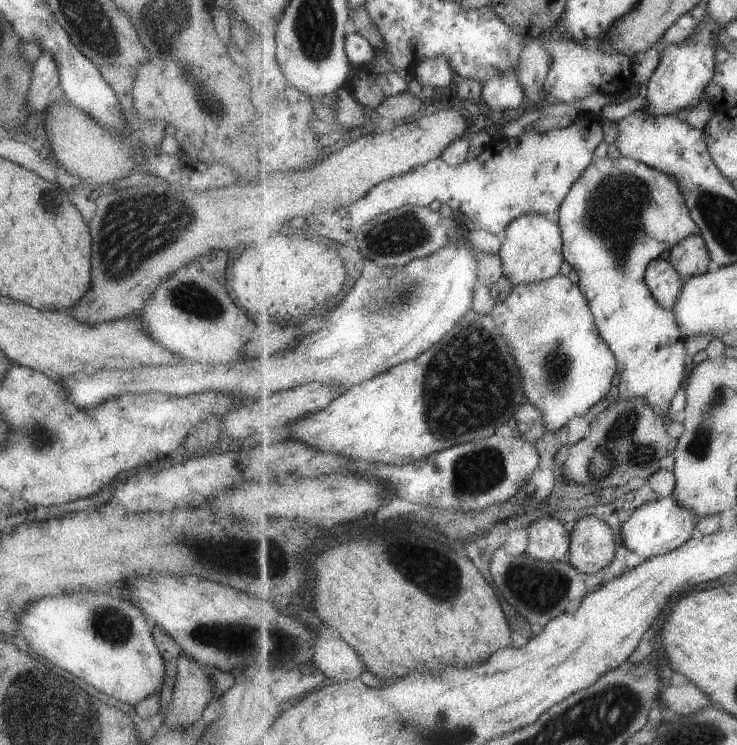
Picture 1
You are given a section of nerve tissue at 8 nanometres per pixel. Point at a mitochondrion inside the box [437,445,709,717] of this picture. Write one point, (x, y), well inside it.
(529, 576)

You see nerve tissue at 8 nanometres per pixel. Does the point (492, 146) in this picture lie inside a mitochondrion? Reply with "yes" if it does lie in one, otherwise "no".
no

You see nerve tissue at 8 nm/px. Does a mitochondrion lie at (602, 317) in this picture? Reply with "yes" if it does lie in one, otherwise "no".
no

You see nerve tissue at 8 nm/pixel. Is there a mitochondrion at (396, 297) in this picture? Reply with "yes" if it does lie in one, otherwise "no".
yes

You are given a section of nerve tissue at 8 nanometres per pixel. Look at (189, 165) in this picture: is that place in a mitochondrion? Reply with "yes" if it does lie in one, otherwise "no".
no

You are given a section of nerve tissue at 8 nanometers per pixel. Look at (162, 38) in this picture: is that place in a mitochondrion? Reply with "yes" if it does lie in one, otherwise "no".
yes

